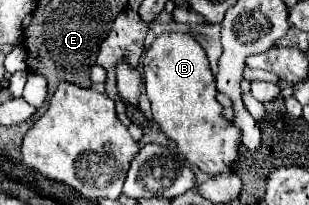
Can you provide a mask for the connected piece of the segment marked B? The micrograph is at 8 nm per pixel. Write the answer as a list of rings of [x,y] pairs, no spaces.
[[[162,33],[144,53],[142,65],[146,73],[146,95],[160,131],[176,143],[176,149],[190,165],[206,175],[216,177],[230,173],[238,161],[242,131],[222,115],[222,105],[216,99],[214,75],[200,43],[186,33]]]

